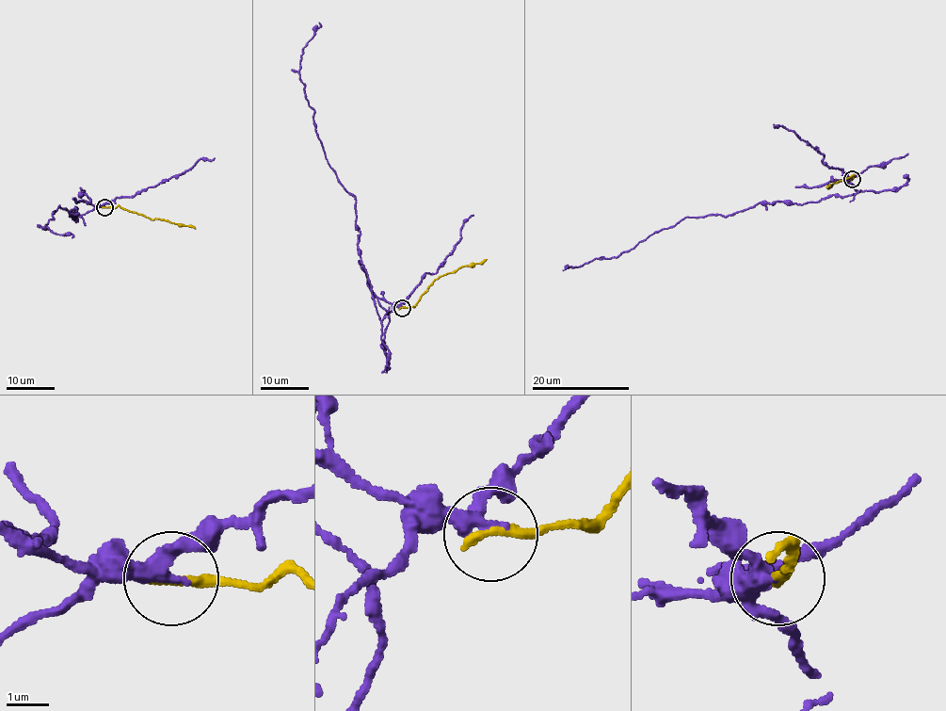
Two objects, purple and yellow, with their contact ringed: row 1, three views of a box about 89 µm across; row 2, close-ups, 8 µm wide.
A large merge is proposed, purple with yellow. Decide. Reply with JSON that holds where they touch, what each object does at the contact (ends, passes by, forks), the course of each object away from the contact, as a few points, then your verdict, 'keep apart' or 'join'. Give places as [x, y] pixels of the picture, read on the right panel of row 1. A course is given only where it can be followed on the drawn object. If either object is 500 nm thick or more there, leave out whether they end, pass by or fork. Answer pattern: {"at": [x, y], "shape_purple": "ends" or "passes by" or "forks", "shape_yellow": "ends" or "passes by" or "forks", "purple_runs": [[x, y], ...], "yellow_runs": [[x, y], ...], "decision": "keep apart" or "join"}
{"at": [852, 179], "shape_purple": "passes by", "shape_yellow": "ends", "purple_runs": [[851, 179], [859, 190], [852, 194], [800, 203], [758, 202], [724, 216], [686, 217], [612, 258], [563, 270]], "yellow_runs": [[852, 179], [852, 175], [837, 181], [827, 188]], "decision": "keep apart"}

